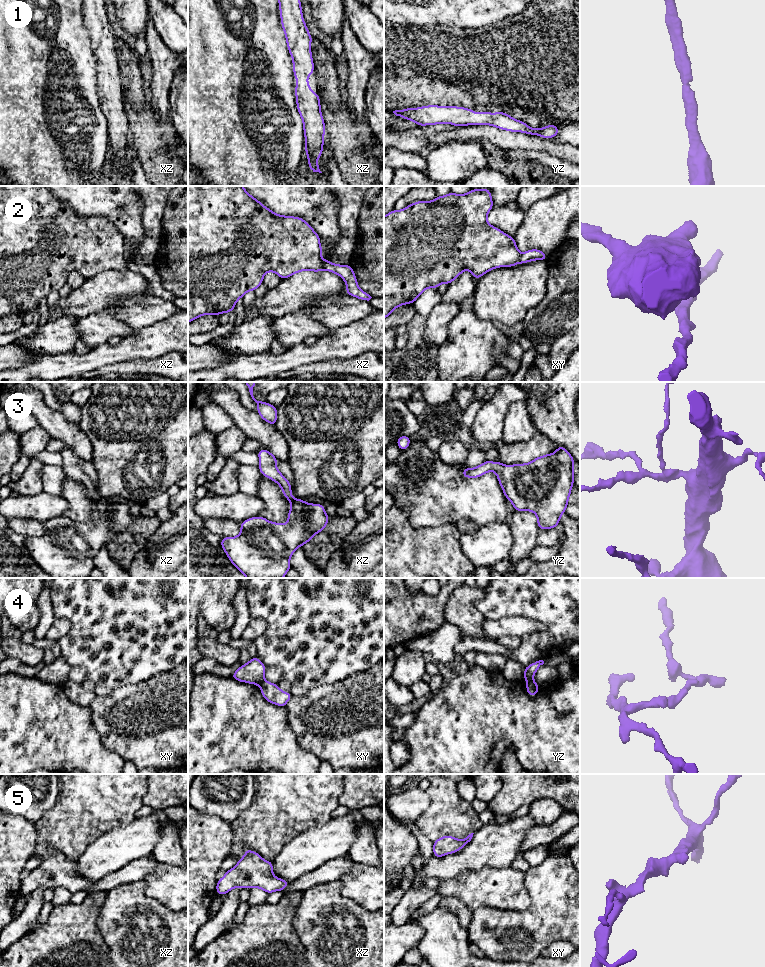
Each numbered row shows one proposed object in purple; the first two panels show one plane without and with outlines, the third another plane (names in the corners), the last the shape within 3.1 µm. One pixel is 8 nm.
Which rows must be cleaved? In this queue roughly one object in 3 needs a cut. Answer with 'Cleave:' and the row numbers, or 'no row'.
Cleave: 2, 4

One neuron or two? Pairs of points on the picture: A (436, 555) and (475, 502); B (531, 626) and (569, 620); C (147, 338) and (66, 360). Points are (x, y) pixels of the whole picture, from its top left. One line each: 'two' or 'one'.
A: two
B: two
C: one

